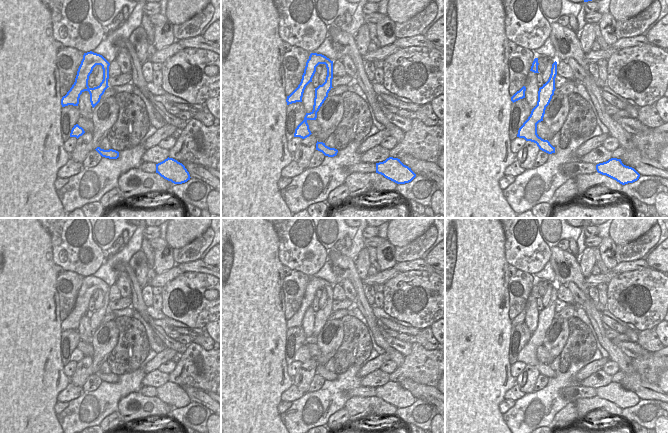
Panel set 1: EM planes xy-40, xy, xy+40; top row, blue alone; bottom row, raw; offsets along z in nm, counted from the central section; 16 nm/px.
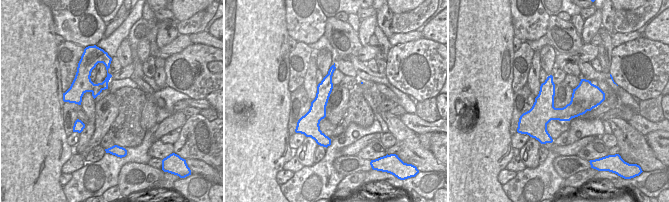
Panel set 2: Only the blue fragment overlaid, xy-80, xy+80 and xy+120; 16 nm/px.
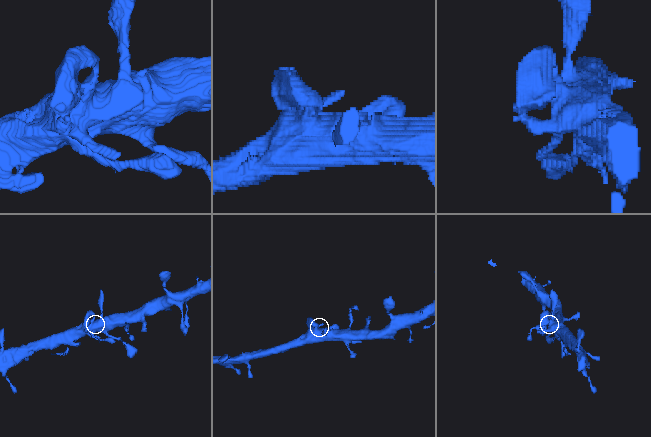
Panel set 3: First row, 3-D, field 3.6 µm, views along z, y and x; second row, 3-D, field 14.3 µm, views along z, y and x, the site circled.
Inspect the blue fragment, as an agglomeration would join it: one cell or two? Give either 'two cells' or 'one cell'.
one cell

